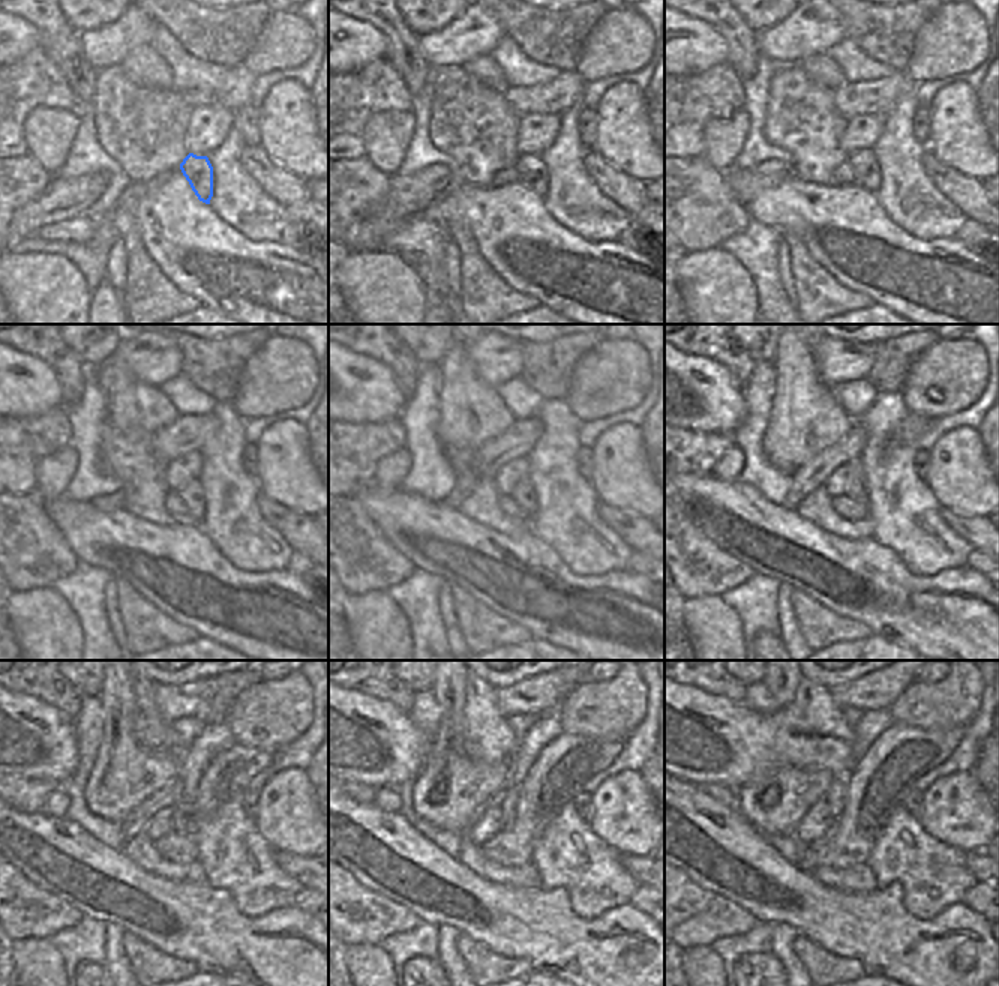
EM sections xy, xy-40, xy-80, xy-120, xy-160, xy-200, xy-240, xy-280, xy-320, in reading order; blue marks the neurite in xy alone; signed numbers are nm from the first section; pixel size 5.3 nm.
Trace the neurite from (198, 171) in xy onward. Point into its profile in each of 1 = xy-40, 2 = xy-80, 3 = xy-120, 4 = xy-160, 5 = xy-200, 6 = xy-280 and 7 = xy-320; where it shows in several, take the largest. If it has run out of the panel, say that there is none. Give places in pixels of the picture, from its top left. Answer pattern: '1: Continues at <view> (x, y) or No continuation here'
1: Continues at xy-40 (531, 170)
2: Continues at xy-80 (867, 174)
3: Continues at xy-120 (192, 496)
4: Continues at xy-160 (524, 494)
5: Continues at xy-200 (857, 489)
6: Continues at xy-280 (509, 805)
7: Continues at xy-320 (834, 799)

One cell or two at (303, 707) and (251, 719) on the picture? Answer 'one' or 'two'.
one

